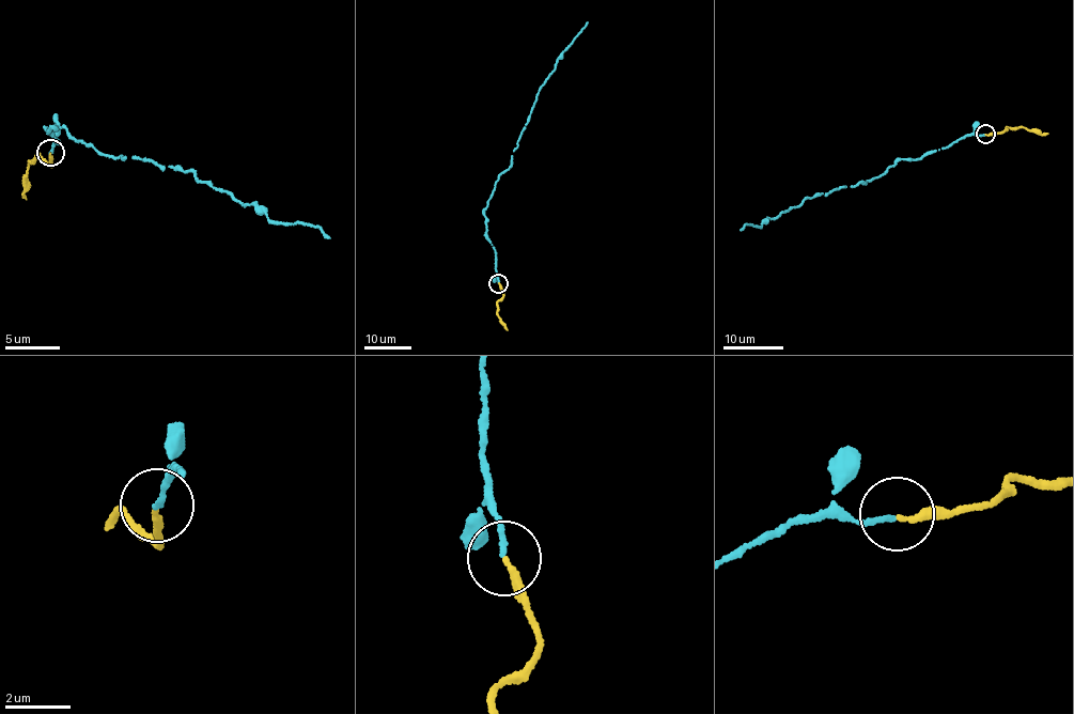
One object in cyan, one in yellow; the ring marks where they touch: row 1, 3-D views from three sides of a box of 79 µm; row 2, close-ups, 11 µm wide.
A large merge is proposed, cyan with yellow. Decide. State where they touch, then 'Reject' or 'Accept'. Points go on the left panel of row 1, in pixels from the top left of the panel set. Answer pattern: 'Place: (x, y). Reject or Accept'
Place: (50, 152). Reject

